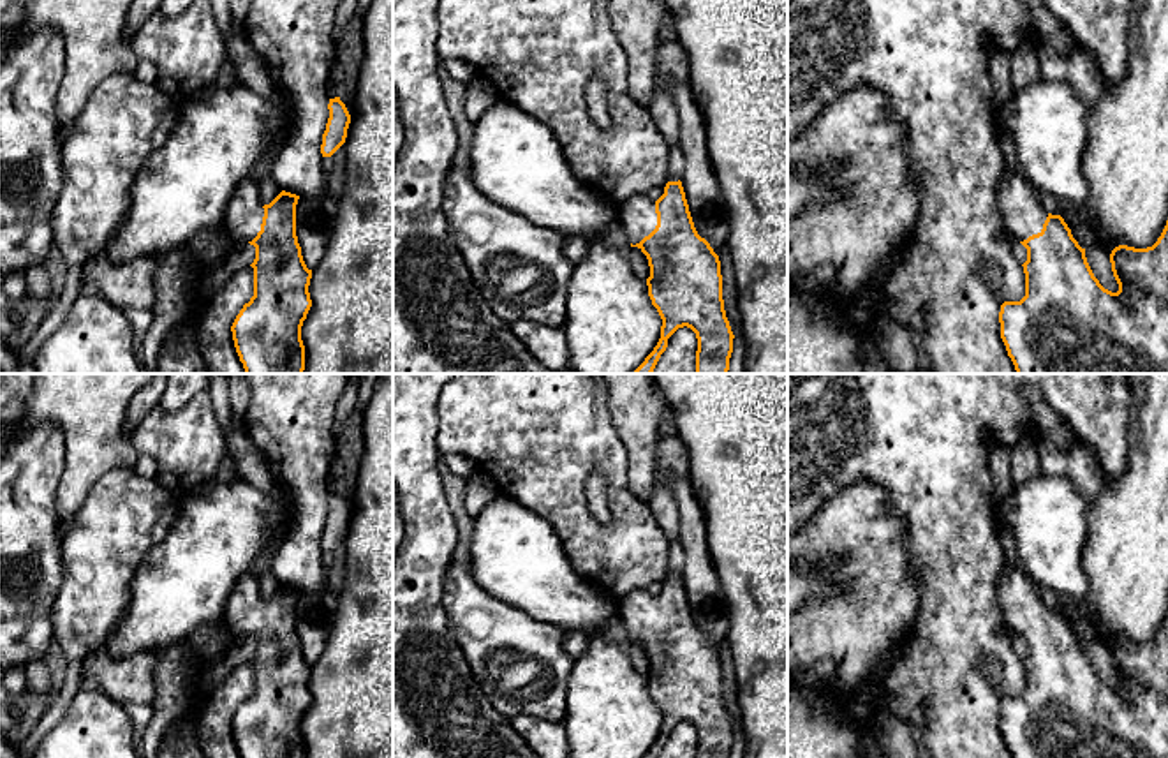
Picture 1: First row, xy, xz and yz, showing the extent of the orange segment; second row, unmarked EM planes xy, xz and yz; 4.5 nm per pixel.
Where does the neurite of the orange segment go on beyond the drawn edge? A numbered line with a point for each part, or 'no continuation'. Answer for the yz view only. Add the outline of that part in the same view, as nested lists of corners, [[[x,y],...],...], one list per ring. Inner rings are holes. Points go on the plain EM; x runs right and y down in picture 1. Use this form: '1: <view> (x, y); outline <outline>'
1: yz (1022, 609); outline [[[1022,569],[1001,573],[995,582],[995,594],[1002,599],[1002,619],[1016,636],[1041,628],[1048,608]]]

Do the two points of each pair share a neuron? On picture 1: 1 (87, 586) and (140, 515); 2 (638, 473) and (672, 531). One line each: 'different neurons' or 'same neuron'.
1: same neuron
2: different neurons

